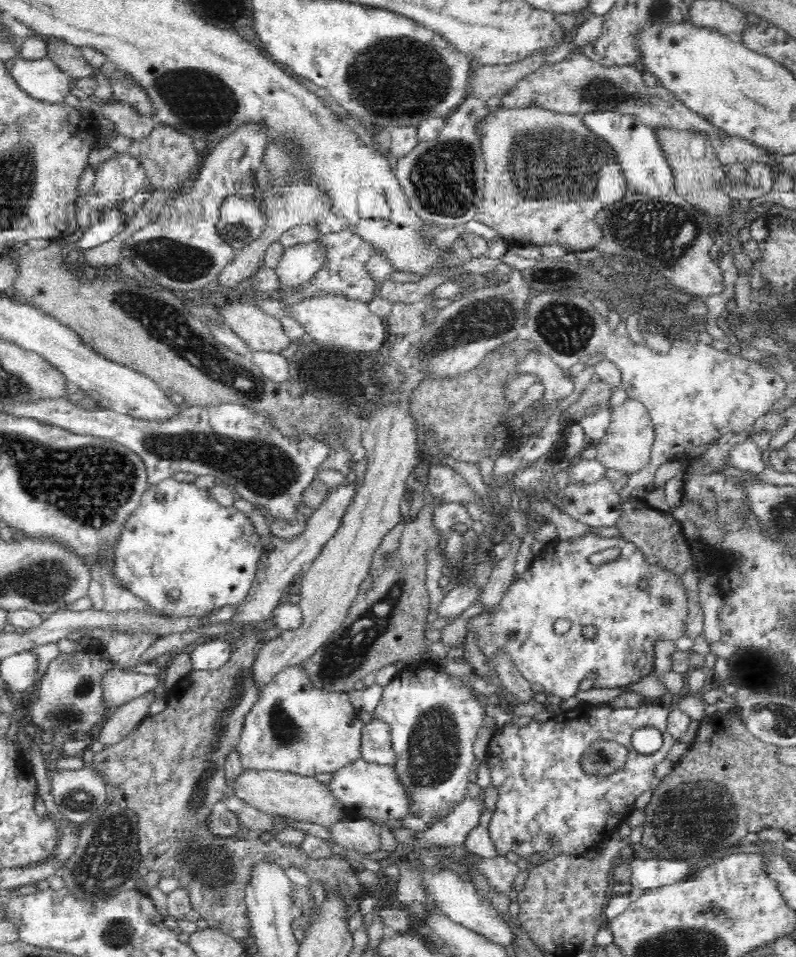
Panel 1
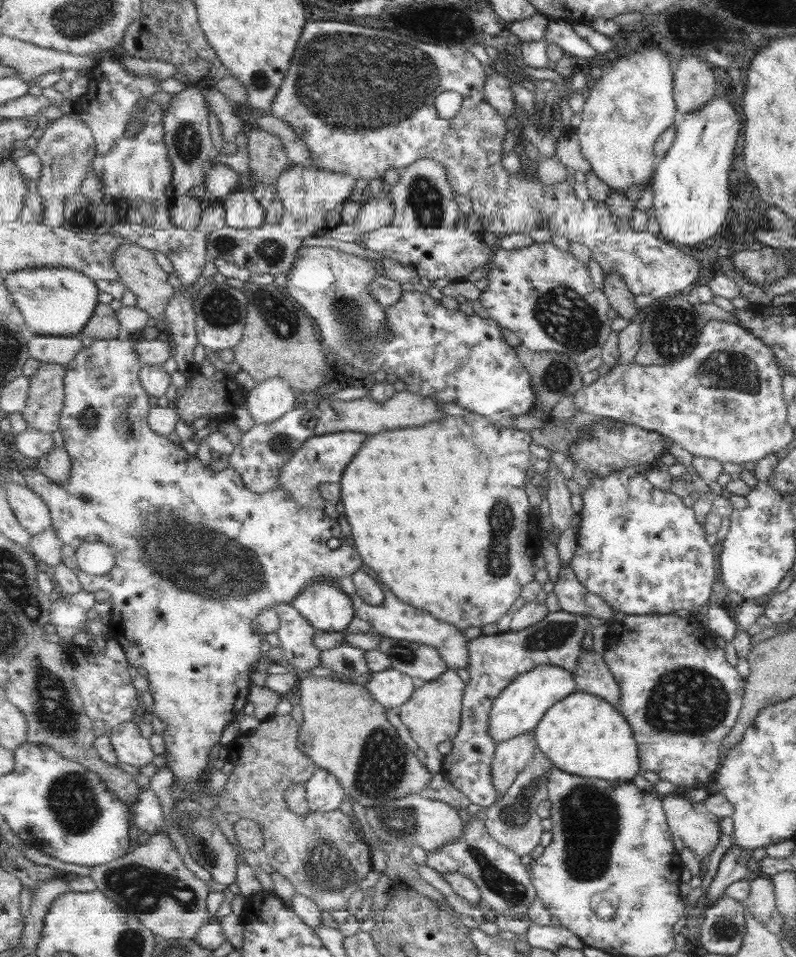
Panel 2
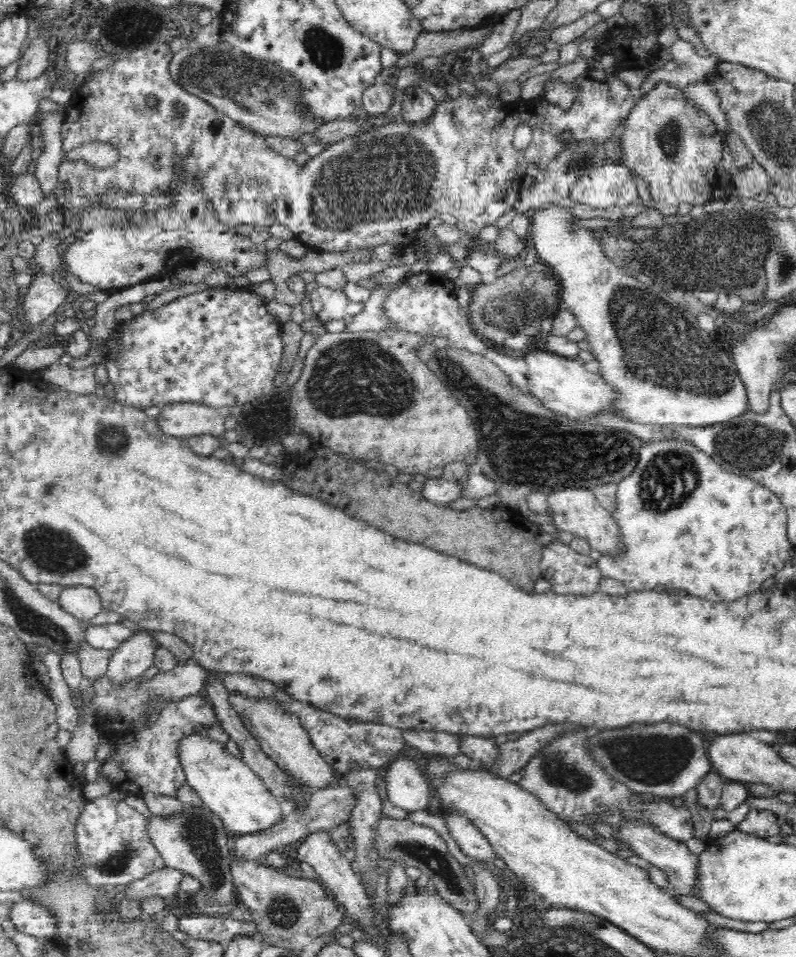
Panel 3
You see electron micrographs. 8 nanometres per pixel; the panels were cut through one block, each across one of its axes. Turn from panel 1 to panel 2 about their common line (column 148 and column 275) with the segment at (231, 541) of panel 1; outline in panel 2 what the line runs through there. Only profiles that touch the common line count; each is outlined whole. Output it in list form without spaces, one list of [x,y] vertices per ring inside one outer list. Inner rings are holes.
[[[118,337],[112,339],[95,340],[92,345],[83,347],[77,356],[66,366],[67,372],[64,378],[64,391],[66,394],[65,406],[60,420],[59,440],[65,445],[69,455],[72,457],[72,472],[69,485],[60,486],[45,477],[42,473],[31,468],[25,470],[24,480],[30,490],[33,490],[43,501],[49,506],[53,522],[55,534],[59,536],[63,542],[63,560],[69,568],[72,568],[82,582],[82,588],[87,592],[97,592],[98,590],[107,590],[111,594],[108,603],[112,607],[111,615],[107,618],[112,630],[113,638],[116,638],[124,651],[127,654],[128,661],[131,665],[137,668],[144,668],[147,672],[147,678],[150,680],[150,694],[154,700],[153,712],[162,722],[166,724],[164,733],[162,734],[166,751],[166,767],[173,772],[173,781],[180,788],[185,788],[188,792],[201,792],[201,794],[211,794],[211,786],[209,783],[203,782],[203,774],[209,768],[209,754],[211,748],[219,743],[225,728],[231,724],[235,717],[248,702],[250,688],[255,677],[253,676],[253,664],[259,660],[261,656],[261,638],[258,628],[254,625],[254,620],[262,613],[262,610],[275,609],[277,605],[287,604],[292,605],[293,601],[309,587],[309,584],[320,580],[320,578],[334,578],[336,584],[339,584],[339,589],[345,591],[349,597],[353,598],[353,604],[357,608],[359,618],[369,621],[376,632],[385,637],[396,638],[397,640],[408,640],[421,644],[428,644],[436,648],[441,656],[448,662],[449,669],[467,669],[470,659],[469,647],[467,638],[463,635],[463,631],[448,622],[439,620],[430,612],[421,608],[415,608],[411,604],[406,604],[389,589],[373,568],[369,568],[362,556],[359,554],[358,548],[355,545],[347,543],[347,539],[341,532],[338,520],[333,520],[323,509],[308,509],[302,507],[289,498],[289,494],[281,488],[275,488],[271,492],[265,494],[253,494],[245,488],[243,480],[239,472],[229,465],[221,472],[215,472],[208,466],[203,466],[203,462],[197,456],[187,454],[185,448],[171,442],[167,436],[155,432],[148,423],[149,411],[152,409],[149,402],[149,393],[141,382],[140,372],[143,362],[140,359],[136,349],[136,340],[127,339],[119,340]],[[106,371],[112,377],[111,384],[108,387],[103,387],[97,381],[95,372]],[[85,542],[103,542],[112,548],[112,553],[116,560],[116,565],[111,572],[104,575],[94,575],[85,572],[77,564],[77,549]],[[357,570],[363,570],[366,574],[372,577],[380,586],[384,594],[384,602],[380,606],[371,606],[367,604],[357,592],[355,592],[355,584],[353,584],[353,574]]]

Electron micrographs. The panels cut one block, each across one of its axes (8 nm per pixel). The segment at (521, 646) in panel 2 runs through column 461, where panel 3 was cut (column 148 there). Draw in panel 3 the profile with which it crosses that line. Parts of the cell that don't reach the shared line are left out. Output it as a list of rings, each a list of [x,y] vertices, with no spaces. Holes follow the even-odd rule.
[[[203,693],[187,696],[179,701],[167,702],[156,717],[154,715],[147,727],[132,733],[134,743],[112,747],[111,755],[100,765],[99,776],[104,774],[114,781],[113,790],[143,796],[146,792],[176,796],[178,786],[185,782],[185,772],[179,757],[179,744],[188,736],[198,734],[202,724],[209,728],[221,725],[212,705]]]

